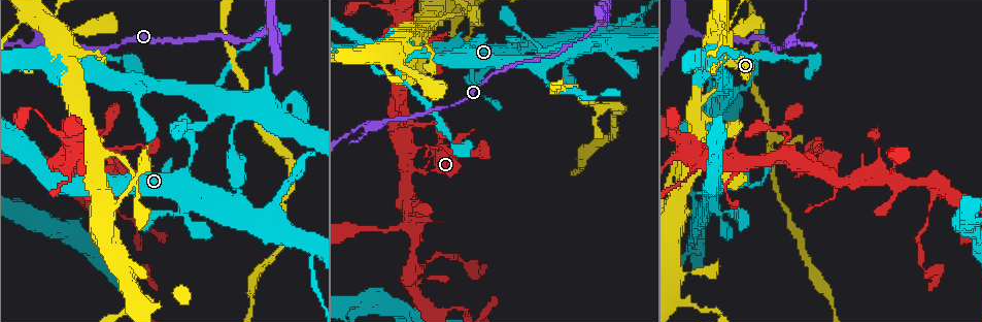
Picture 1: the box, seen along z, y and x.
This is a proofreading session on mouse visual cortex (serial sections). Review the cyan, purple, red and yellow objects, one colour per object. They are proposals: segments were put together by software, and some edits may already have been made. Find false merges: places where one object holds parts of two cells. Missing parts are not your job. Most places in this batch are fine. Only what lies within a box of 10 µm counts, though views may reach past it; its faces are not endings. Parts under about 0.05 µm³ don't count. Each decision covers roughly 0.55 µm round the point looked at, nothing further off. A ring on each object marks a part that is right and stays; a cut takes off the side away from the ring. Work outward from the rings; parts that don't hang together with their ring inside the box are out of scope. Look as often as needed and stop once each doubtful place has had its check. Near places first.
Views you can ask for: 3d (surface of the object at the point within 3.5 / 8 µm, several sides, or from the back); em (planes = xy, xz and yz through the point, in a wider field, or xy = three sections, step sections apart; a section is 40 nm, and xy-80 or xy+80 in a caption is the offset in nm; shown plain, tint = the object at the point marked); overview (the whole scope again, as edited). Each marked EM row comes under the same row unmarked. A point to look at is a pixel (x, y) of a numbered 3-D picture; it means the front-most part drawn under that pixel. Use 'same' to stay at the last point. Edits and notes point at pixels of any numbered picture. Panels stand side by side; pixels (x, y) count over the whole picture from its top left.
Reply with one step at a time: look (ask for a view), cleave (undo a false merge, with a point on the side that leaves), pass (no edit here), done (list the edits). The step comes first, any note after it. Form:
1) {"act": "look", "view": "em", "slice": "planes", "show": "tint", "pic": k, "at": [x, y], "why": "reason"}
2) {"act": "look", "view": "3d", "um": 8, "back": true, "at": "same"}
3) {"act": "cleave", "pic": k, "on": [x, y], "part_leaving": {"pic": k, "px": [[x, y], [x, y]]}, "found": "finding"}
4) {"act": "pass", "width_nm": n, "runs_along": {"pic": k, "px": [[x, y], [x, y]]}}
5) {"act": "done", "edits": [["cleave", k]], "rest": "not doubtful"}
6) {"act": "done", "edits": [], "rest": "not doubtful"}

{"act": "look", "view": "3d", "um": 8, "pic": 1, "at": [412, 272], "why": "calibre changes"}

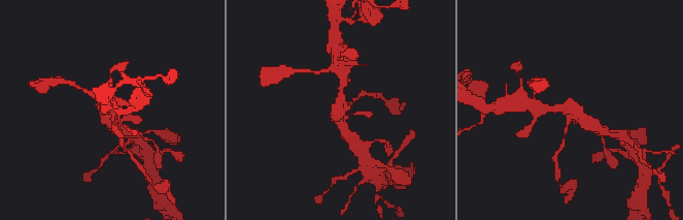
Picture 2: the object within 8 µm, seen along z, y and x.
{"act": "look", "view": "em", "slice": "planes", "show": "tint", "at": "same", "arms": 3, "arm_widths_nm": [150, 200, 400], "why": "shape alone is not enough"}

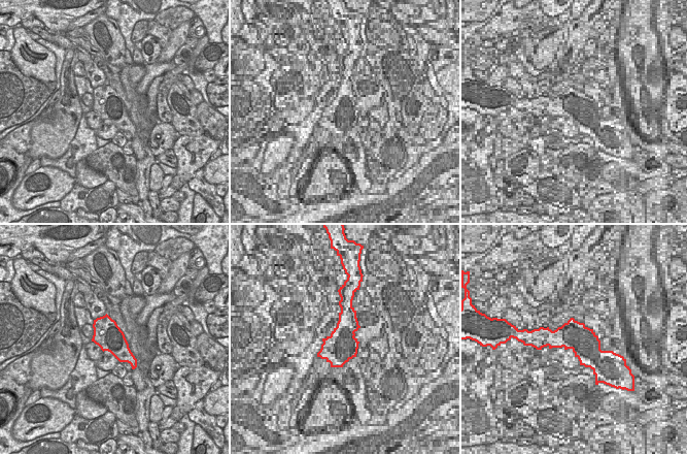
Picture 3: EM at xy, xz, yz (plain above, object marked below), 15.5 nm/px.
{"act": "pass", "runs_along": {"pic": 2, "px": [[544, 105], [571, 108], [594, 126]]}, "found": "one cell here"}

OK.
{"act": "look", "view": "3d", "um": 3.5, "pic": 1, "at": [519, 47]}

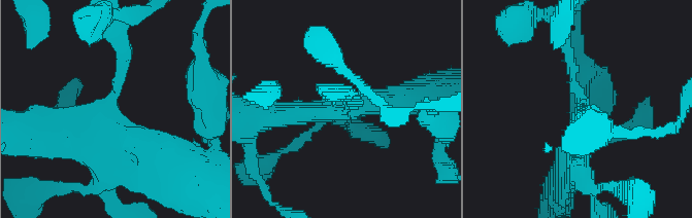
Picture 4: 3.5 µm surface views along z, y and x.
{"act": "look", "view": "em", "slice": "planes", "show": "tint", "pic": 4, "at": [118, 87], "arm_widths_nm": [200, 300]}

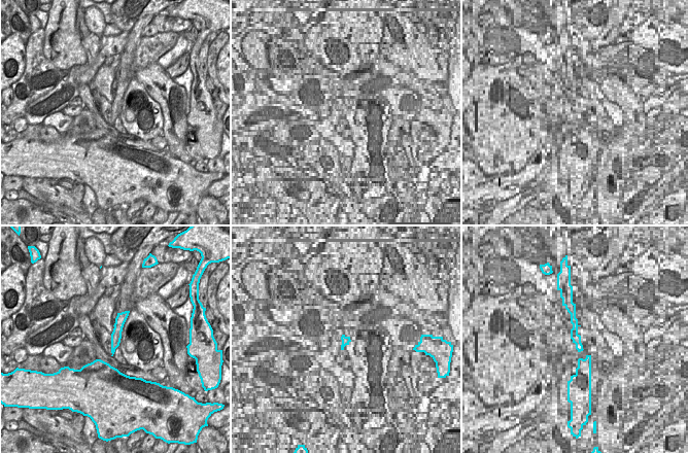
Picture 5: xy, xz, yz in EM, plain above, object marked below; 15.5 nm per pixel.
{"act": "pass", "runs_along": {"pic": 4, "px": [[69, 123], [113, 102], [117, 26]]}, "found": "one cell here"}

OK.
{"act": "look", "view": "3d", "um": 3.5, "pic": 1, "at": [197, 128], "why": "side arm on a straight run"}

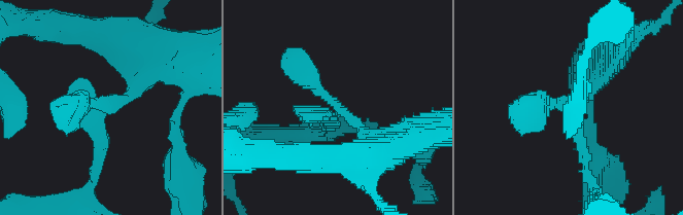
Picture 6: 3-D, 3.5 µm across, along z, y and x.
{"act": "look", "view": "em", "slice": "xy", "step": 3, "show": "tint", "pic": 6, "at": [338, 105]}

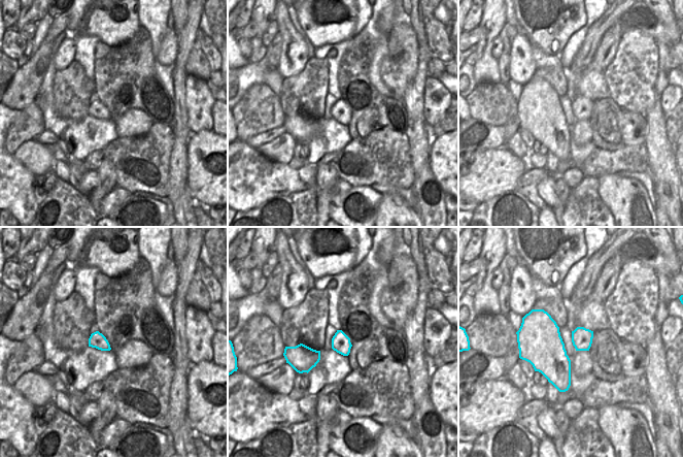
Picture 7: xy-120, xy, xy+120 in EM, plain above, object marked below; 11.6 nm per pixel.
{"act": "pass", "width_nm": 220, "runs_along": {"pic": 6, "px": [[97, 162], [94, 111], [122, 102], [144, 67]]}, "found": "continuous, no second cell"}

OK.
{"act": "look", "view": "3d", "um": 3.5, "pic": 1, "at": [371, 124], "why": "thick turns thin"}

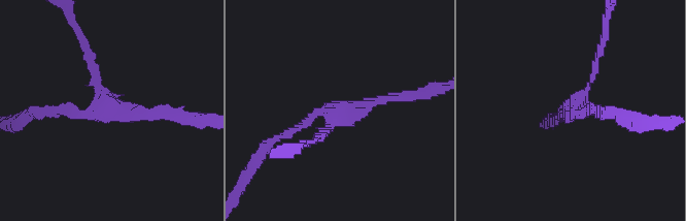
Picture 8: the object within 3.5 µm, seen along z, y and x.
{"act": "look", "view": "em", "slice": "xy", "step": 3, "show": "tint", "pic": 8, "at": [570, 109], "why": "need the tissue"}

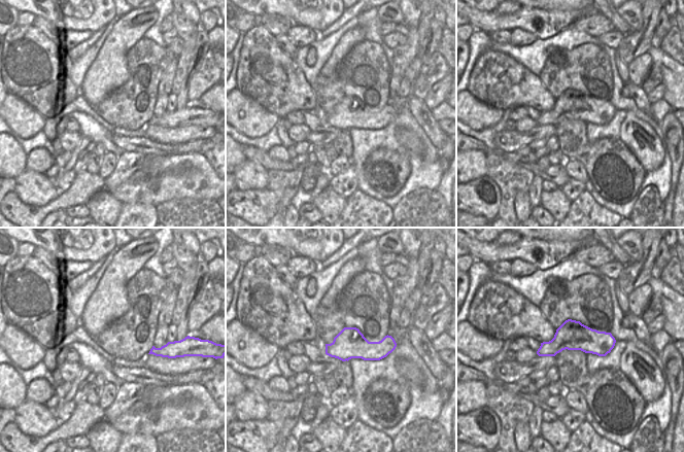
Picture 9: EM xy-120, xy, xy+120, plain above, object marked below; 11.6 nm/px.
{"act": "look", "view": "em", "slice": "xy", "step": 5, "show": "tint", "at": "same", "why": "cut it another way"}

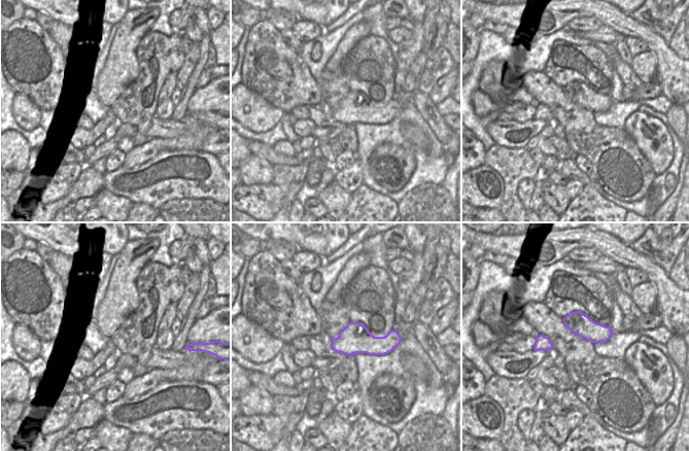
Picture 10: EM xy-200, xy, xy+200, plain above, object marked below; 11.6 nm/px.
{"act": "pass", "width_nm": 360, "runs_along": {"pic": 8, "px": [[406, 96], [317, 112], [276, 138]]}, "found": "all the same cell"}

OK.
{"act": "look", "view": "3d", "um": 3.5, "pic": 1, "at": [216, 83]}

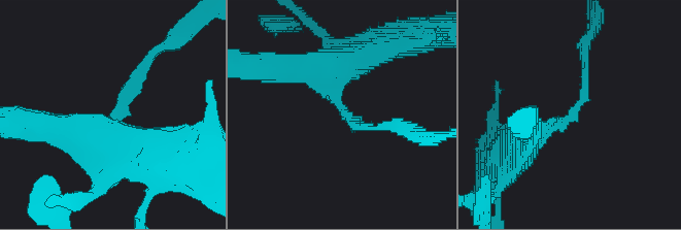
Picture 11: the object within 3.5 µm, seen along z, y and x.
{"act": "look", "view": "em", "slice": "xy", "step": 3, "show": "tint", "pic": 11, "at": [344, 109], "arm_widths_nm": [150, 500], "why": "shape alone is not enough"}

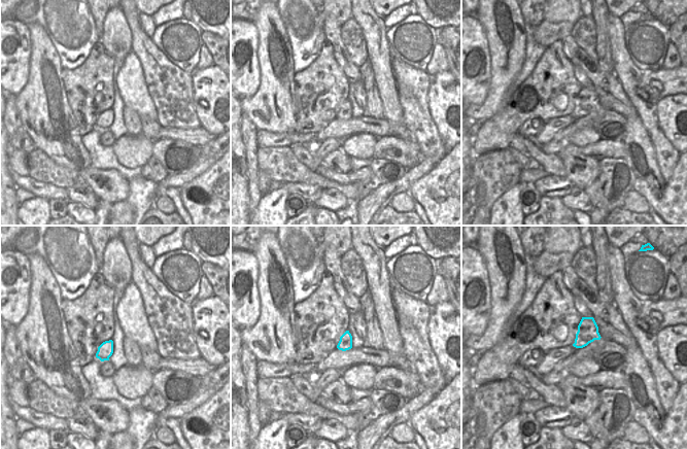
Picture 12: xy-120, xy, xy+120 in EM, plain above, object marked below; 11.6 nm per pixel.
{"act": "pass", "runs_along": {"pic": 11, "px": [[521, 149], [572, 117], [585, 69]]}, "found": "all the same cell"}

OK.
{"act": "done", "edits": [], "rest": "not doubtful"}

